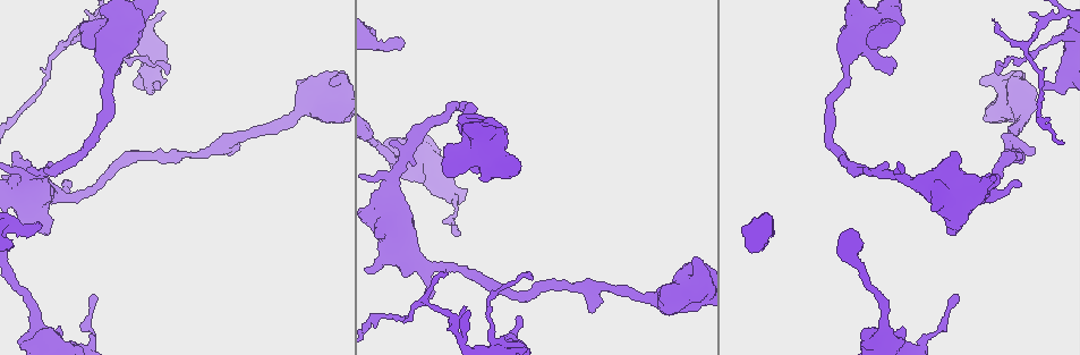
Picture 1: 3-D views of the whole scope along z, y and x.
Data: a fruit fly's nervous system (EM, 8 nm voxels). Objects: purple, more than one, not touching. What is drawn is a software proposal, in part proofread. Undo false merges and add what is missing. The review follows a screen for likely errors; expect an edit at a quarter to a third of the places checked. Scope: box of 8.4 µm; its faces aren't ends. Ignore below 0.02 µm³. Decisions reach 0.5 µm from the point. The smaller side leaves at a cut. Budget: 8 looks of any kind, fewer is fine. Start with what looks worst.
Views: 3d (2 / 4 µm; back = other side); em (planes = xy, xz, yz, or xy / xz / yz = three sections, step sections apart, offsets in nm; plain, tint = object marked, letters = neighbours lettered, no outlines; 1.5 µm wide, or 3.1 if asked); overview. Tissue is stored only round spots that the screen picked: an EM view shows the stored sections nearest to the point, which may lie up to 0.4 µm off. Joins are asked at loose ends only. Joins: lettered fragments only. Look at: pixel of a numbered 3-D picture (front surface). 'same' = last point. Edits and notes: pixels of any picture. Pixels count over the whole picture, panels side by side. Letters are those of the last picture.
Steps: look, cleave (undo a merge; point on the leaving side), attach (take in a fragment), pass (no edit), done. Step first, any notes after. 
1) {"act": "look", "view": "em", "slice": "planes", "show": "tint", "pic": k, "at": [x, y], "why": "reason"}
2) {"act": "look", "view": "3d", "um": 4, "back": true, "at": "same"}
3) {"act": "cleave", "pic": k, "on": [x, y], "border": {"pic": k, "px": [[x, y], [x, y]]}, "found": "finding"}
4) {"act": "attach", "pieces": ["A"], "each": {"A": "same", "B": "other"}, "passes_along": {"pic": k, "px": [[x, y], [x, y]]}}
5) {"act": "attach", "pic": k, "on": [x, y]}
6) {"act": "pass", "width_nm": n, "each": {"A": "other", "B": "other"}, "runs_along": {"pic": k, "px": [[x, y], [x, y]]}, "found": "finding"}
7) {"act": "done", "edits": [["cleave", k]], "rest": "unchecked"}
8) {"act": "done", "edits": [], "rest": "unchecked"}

{"act": "look", "view": "em", "slice": "yz", "step": 8, "show": "tint", "pic": 1, "at": [39, 225], "why": "branch stops here"}

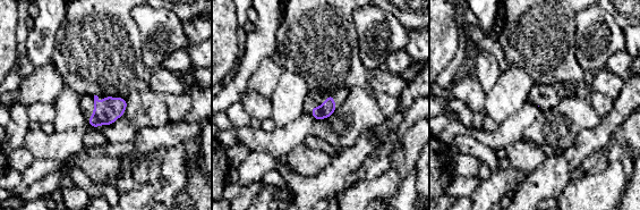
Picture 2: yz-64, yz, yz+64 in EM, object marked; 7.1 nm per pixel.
{"act": "look", "view": "em", "slice": "xy", "step": 4, "show": "letters", "at": "same", "why": "another direction"}

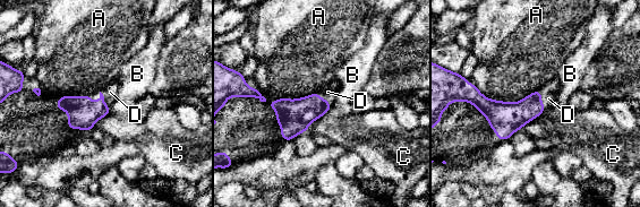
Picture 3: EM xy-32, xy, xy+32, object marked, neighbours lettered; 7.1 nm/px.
{"act": "attach", "pieces": ["D"], "each": {"A": "other", "B": "other", "C": "other", "D": "same"}, "found": "it goes on there"}

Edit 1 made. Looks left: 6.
{"act": "look", "view": "overview", "why": "see it whole again"}

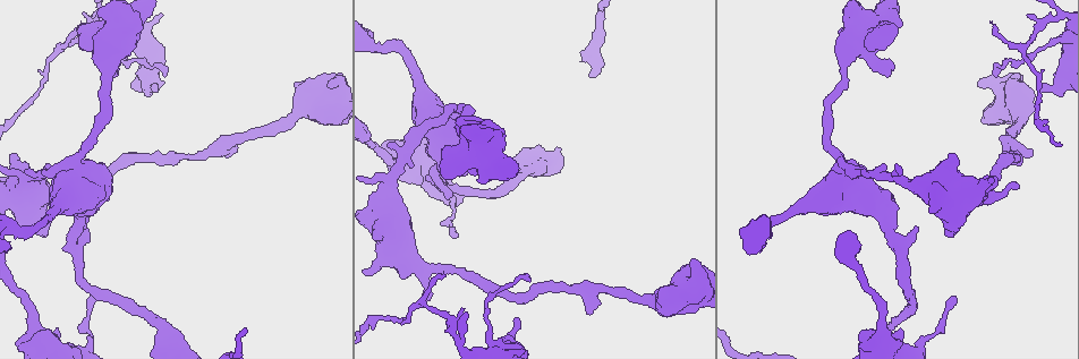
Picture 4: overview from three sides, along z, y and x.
{"act": "look", "view": "em", "slice": "planes", "show": "letters", "pic": 4, "at": [421, 182], "why": "an open end"}

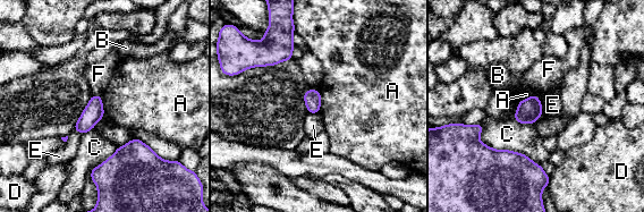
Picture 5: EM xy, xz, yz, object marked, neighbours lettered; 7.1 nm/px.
{"act": "pass", "each": {"A": "other", "B": "other", "C": "other", "D": "other", "E": "other", "F": "other"}, "border": {"pic": 5, "px": [[541, 100], [531, 94], [517, 108]]}, "found": "no lettered fragment goes on from it"}

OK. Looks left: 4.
{"act": "look", "view": "em", "slice": "planes", "show": "letters", "pic": 4, "at": [13, 153], "why": "branch stops here"}

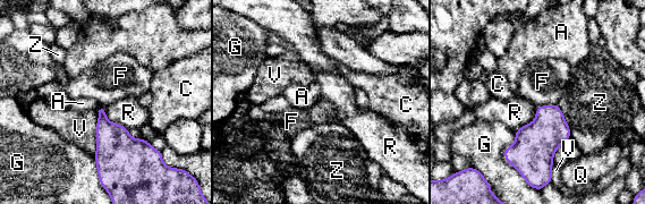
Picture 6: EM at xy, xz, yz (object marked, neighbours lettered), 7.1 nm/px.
{"act": "pass", "longest_contact_nm": ["G", 380], "each": {"A": "other", "C": "other", "F": "other", "G": "other", "Q": "other", "R": "other", "V": "other", "Z": "other"}, "border": {"pic": 6, "px": [[557, 103], [537, 107]]}, "found": "none of them fits"}

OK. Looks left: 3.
{"act": "look", "view": "3d", "um": 4, "back": true, "pic": 4, "at": [552, 286], "why": "a narrow waist"}

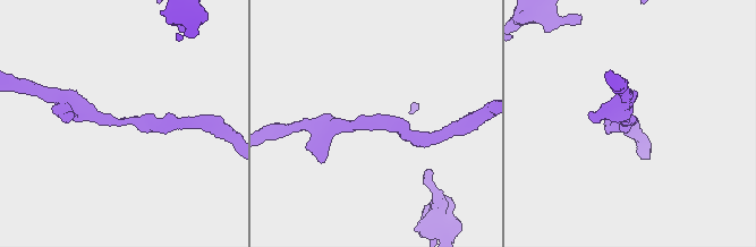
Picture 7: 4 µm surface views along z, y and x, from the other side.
{"act": "look", "view": "em", "slice": "xy", "step": 4, "show": "tint", "pic": 7, "at": [373, 121], "why": "shape alone is not enough"}

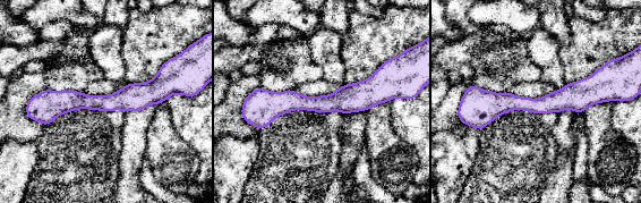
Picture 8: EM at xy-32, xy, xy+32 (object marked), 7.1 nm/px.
{"act": "look", "view": "em", "slice": "planes", "show": "letters", "at": "same", "why": "another direction"}

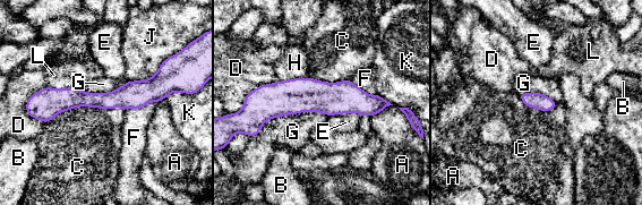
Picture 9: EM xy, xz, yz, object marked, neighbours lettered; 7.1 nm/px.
{"act": "pass", "width_nm": 110, "each": {"A": "other", "B": "other", "C": "other", "D": "other", "E": "other", "F": "other", "G": "other", "H": "other", "J": "other", "K": "other", "L": "other"}, "runs_along": {"pic": 9, "px": [[171, 87], [36, 105]]}, "found": "all the same neuron"}

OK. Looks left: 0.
{"act": "done", "edits": [["attach", 3]], "rest": "unchecked"}

